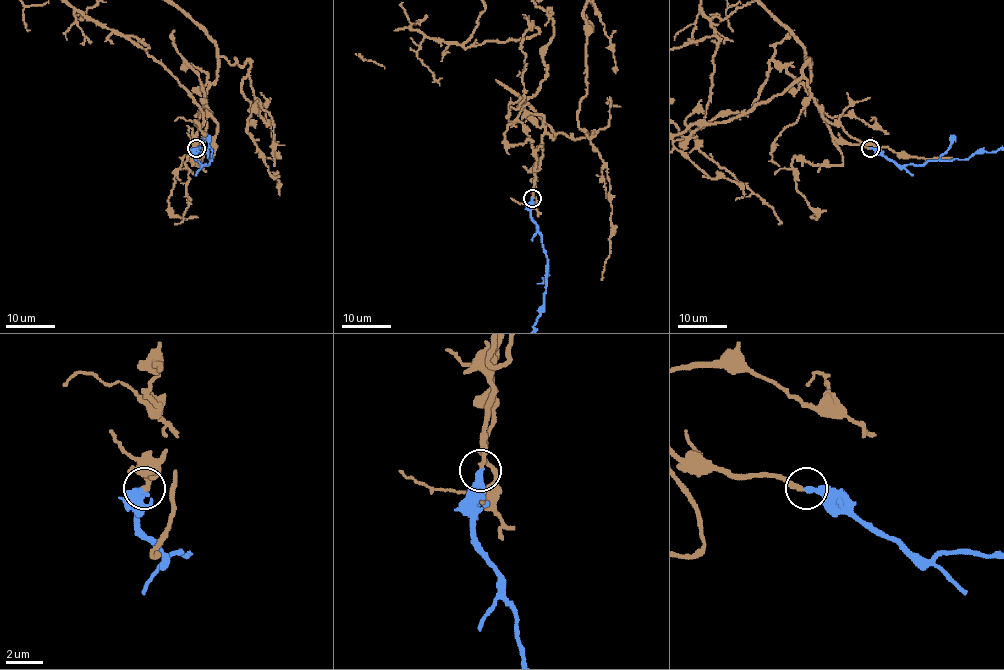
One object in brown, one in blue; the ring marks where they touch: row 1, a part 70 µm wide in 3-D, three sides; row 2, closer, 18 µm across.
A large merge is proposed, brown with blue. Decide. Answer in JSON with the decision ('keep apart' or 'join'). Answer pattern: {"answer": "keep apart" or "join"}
{"answer": "join"}

